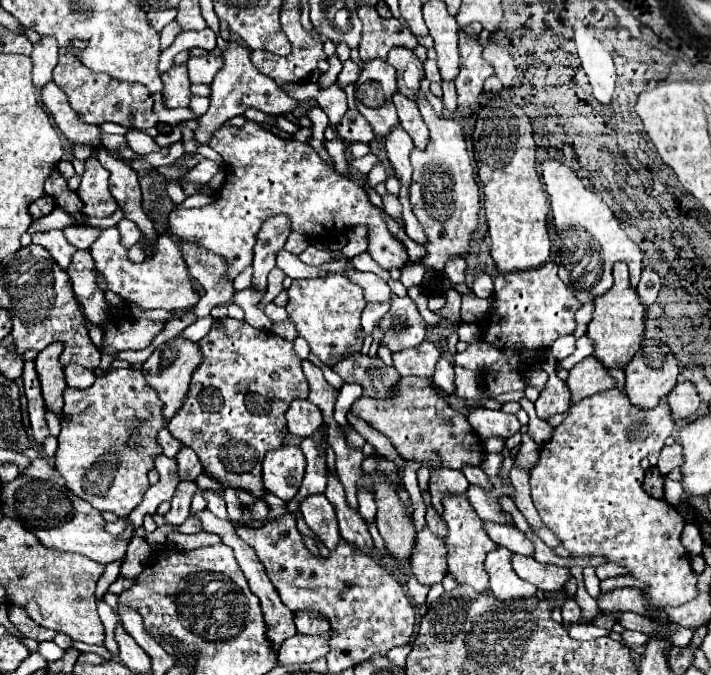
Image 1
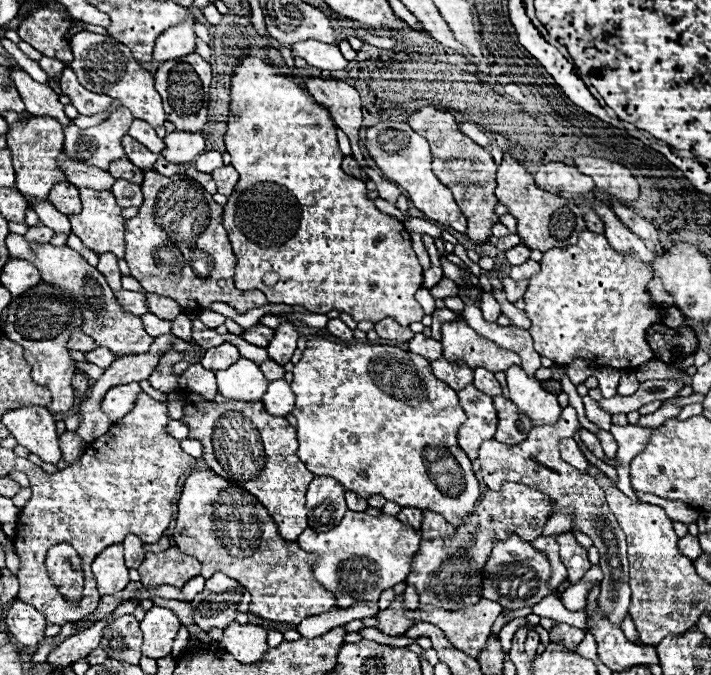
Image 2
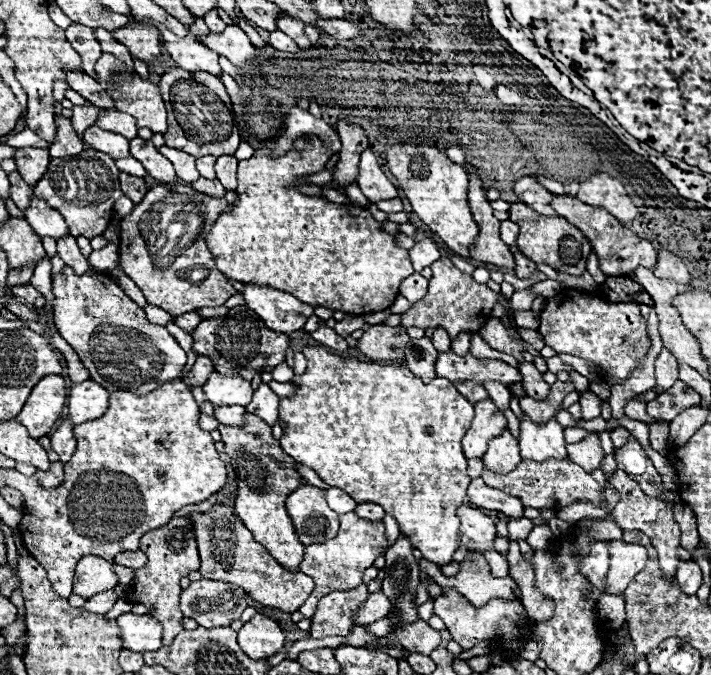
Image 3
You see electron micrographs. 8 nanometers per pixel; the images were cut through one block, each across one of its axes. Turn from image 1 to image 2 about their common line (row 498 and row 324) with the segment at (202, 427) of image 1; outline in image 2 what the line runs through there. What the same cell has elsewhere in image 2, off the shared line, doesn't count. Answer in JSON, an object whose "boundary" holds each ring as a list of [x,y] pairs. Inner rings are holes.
{"boundary":[[[258,324],[258,326],[252,326],[250,330],[246,330],[246,332],[242,334],[242,338],[244,338],[244,340],[248,340],[250,344],[254,344],[254,346],[266,348],[266,344],[274,338],[274,330],[272,330],[272,328],[268,328],[268,326]]]}

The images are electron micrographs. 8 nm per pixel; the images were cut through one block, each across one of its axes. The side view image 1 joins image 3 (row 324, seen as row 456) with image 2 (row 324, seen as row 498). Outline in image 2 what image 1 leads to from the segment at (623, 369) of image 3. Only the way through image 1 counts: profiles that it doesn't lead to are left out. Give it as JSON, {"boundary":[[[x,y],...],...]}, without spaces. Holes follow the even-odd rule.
{"boundary":[[[582,230],[578,242],[566,248],[552,248],[544,252],[540,260],[540,272],[530,278],[530,286],[524,292],[524,312],[532,320],[530,334],[534,338],[534,348],[540,356],[554,360],[554,364],[570,364],[576,358],[586,358],[598,366],[624,368],[628,360],[630,368],[638,368],[654,360],[654,352],[646,342],[648,328],[662,324],[664,310],[658,310],[658,304],[652,302],[648,294],[648,282],[654,278],[652,270],[644,266],[634,254],[616,252],[602,234]]]}

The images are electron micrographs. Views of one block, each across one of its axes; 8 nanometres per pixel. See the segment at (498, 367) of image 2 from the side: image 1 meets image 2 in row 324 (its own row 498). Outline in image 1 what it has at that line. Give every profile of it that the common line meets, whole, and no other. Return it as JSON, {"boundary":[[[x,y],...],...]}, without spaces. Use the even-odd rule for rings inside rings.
{"boundary":[[[454,494],[454,496],[444,496],[444,514],[442,520],[448,524],[448,538],[446,538],[446,548],[448,548],[448,572],[456,578],[458,584],[470,584],[476,590],[484,590],[488,586],[488,574],[484,572],[484,558],[488,552],[496,550],[496,542],[488,536],[484,530],[484,522],[478,518],[476,510],[468,502],[466,494]]]}

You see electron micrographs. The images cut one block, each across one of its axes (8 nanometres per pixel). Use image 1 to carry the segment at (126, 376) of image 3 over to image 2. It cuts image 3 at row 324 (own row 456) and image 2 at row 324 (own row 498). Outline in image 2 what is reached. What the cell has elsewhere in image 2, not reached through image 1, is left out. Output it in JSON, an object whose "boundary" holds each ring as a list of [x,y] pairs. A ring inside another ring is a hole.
{"boundary":[[[10,234],[6,238],[6,246],[10,252],[10,258],[22,258],[22,260],[30,260],[42,274],[44,282],[54,284],[56,288],[66,290],[72,298],[76,300],[84,300],[84,304],[88,304],[88,312],[84,312],[84,324],[82,330],[84,334],[92,336],[96,340],[98,346],[110,348],[112,352],[116,352],[120,358],[128,356],[128,354],[140,354],[140,352],[148,352],[150,344],[154,342],[152,336],[148,336],[142,328],[142,320],[140,316],[132,316],[128,312],[124,312],[120,308],[120,304],[116,302],[110,286],[106,284],[106,278],[94,268],[90,266],[78,252],[74,252],[68,246],[52,246],[52,244],[34,244],[28,242],[24,236],[20,234]]]}

